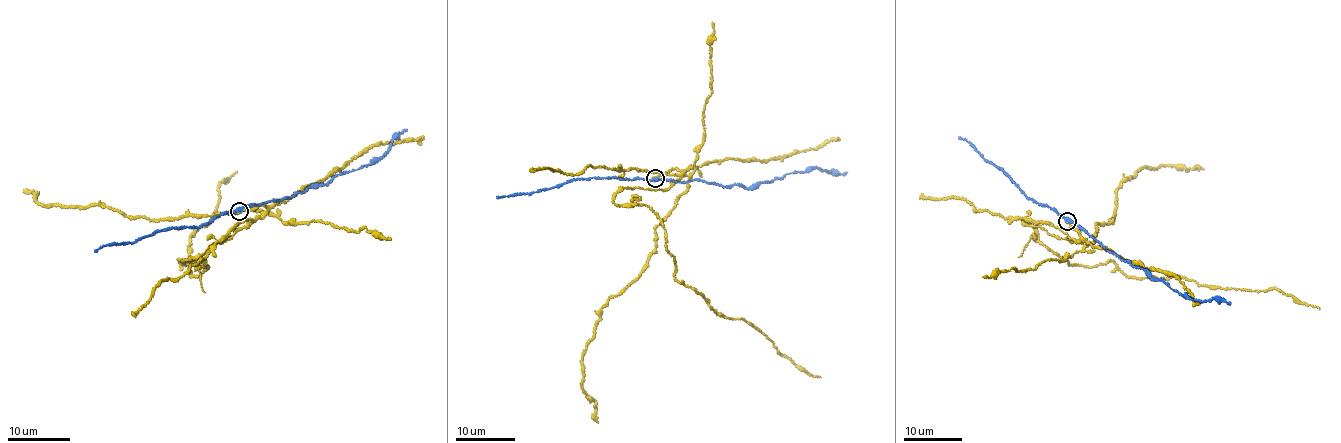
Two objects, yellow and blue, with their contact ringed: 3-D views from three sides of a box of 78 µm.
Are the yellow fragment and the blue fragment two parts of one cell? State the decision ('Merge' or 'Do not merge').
Do not merge

